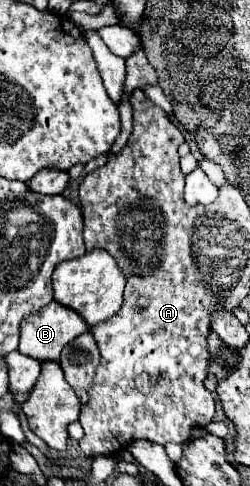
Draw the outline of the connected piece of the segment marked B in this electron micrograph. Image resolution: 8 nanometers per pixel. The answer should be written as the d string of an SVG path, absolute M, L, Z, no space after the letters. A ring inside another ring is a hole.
M50 302L40 312L32 314L32 316L28 316L28 320L24 320L24 328L20 330L18 350L26 356L40 360L40 362L58 360L64 346L70 344L74 338L78 338L84 332L88 332L88 324L84 322L84 318L76 310L72 310L60 302Z

